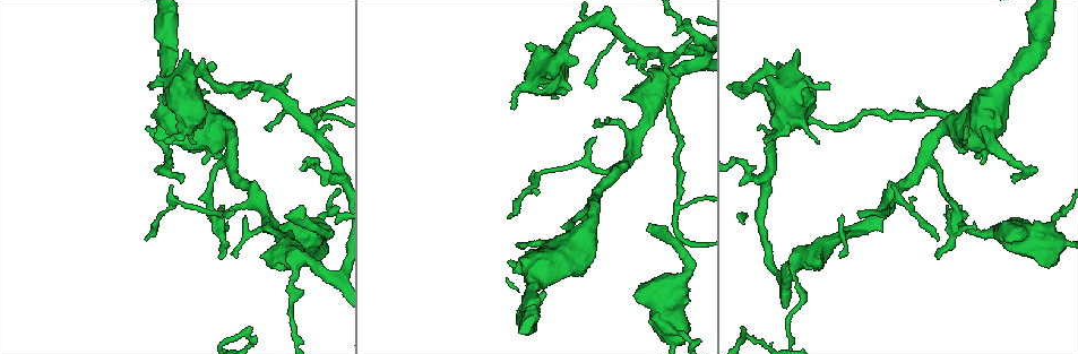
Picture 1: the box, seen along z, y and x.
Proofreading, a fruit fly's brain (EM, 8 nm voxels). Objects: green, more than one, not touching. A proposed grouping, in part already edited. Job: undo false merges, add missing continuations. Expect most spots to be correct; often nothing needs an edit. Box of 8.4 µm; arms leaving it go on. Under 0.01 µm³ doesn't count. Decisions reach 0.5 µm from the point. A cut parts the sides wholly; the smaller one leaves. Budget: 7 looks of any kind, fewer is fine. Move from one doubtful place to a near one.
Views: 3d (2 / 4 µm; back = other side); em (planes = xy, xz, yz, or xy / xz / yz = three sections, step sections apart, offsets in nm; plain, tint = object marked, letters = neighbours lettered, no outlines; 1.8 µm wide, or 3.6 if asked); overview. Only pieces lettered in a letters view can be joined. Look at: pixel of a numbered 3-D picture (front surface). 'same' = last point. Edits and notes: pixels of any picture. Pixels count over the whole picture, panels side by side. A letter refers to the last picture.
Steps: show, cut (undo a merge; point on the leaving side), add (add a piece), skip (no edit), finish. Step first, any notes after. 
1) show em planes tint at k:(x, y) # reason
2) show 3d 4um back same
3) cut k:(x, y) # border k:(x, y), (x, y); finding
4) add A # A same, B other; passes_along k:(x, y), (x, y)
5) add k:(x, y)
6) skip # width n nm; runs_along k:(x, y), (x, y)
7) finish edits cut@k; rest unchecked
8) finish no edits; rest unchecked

show em 3.6um xz step 16 plain at 1:(1047, 261) # arms run side by side

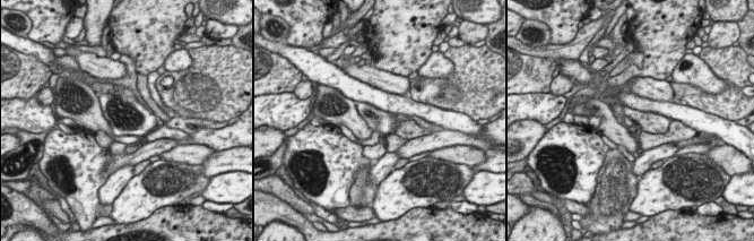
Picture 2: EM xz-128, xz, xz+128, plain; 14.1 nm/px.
show em 3.6um xz step 16 letters same # see the neighbours

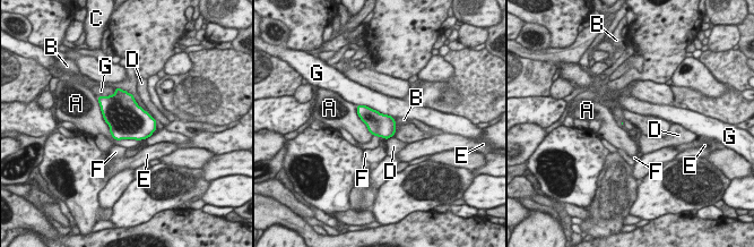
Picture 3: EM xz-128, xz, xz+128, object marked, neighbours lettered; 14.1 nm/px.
skip # longest_contact B 550 nm; A other, B other, C other, D other, E other, F other, G other; border 3:(356, 104), (365, 104), (392, 117); none of them fits

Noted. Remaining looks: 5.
show em xz step 4 letters at 1:(284, 217) # free end

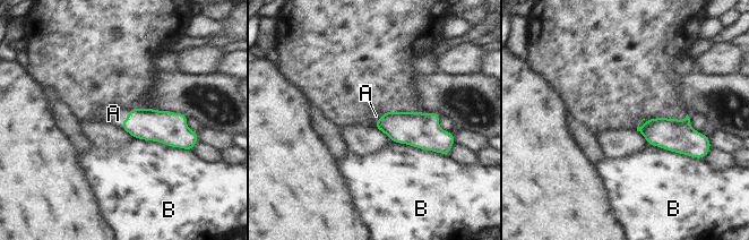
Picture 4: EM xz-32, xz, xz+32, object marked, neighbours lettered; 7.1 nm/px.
add A # longest_contact B 440 nm; A same, B other; passes_along 4:(145, 123), (127, 118), (113, 113); it goes on there

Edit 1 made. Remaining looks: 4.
show overview

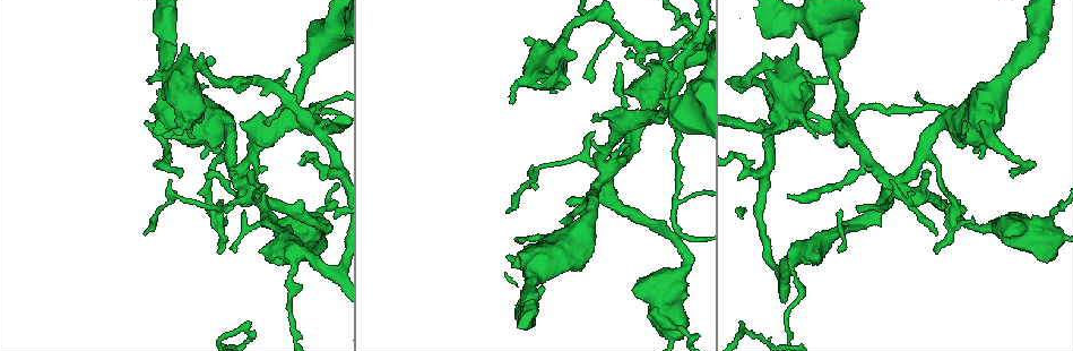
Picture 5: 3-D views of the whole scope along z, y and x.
show em planes letters at 5:(617, 63) # branch stops here

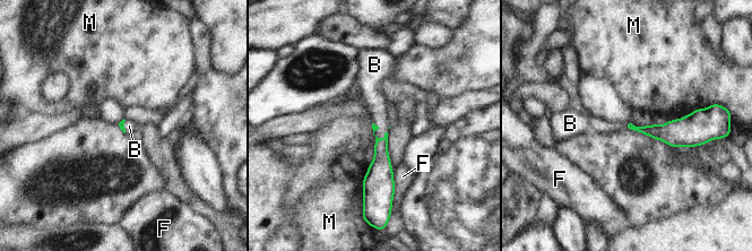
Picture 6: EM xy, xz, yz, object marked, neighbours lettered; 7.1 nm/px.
add B # B same, F other, M other; passes_along 6:(381, 164), (374, 130), (377, 103); it goes on there

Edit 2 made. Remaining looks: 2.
finish edits add@4, add@6; rest unchecked

